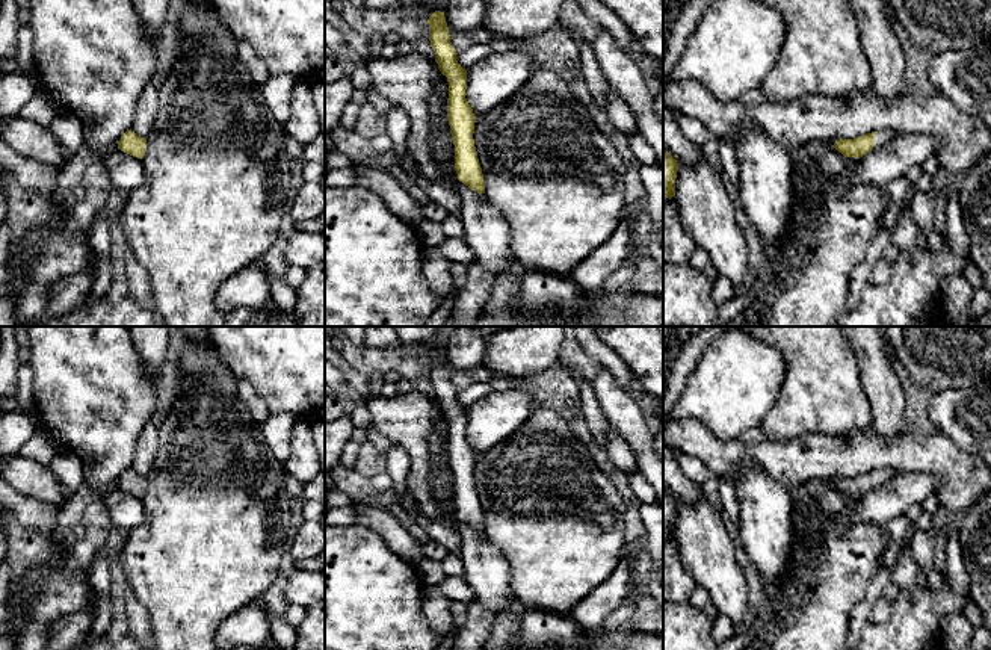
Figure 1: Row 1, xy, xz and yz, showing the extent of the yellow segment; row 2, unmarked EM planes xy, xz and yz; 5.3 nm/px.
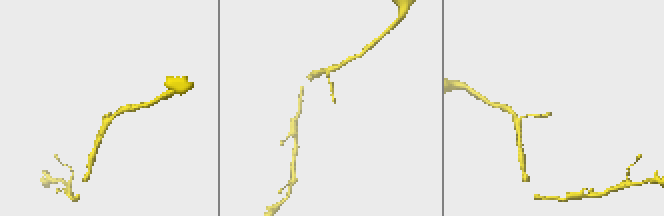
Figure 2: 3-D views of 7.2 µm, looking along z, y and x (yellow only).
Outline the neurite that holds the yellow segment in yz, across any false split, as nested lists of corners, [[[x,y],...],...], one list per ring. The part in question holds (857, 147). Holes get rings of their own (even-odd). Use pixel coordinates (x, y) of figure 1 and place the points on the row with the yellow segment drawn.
[[[878,130],[854,139],[838,139],[834,142],[834,148],[841,153],[844,157],[860,159],[869,151],[885,145],[899,136],[899,132],[894,130]]]

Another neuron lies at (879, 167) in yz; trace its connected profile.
[[[899,135],[851,163],[843,181],[870,183],[887,189],[894,178],[911,168],[922,166],[928,157],[937,157],[940,141],[929,135]]]

